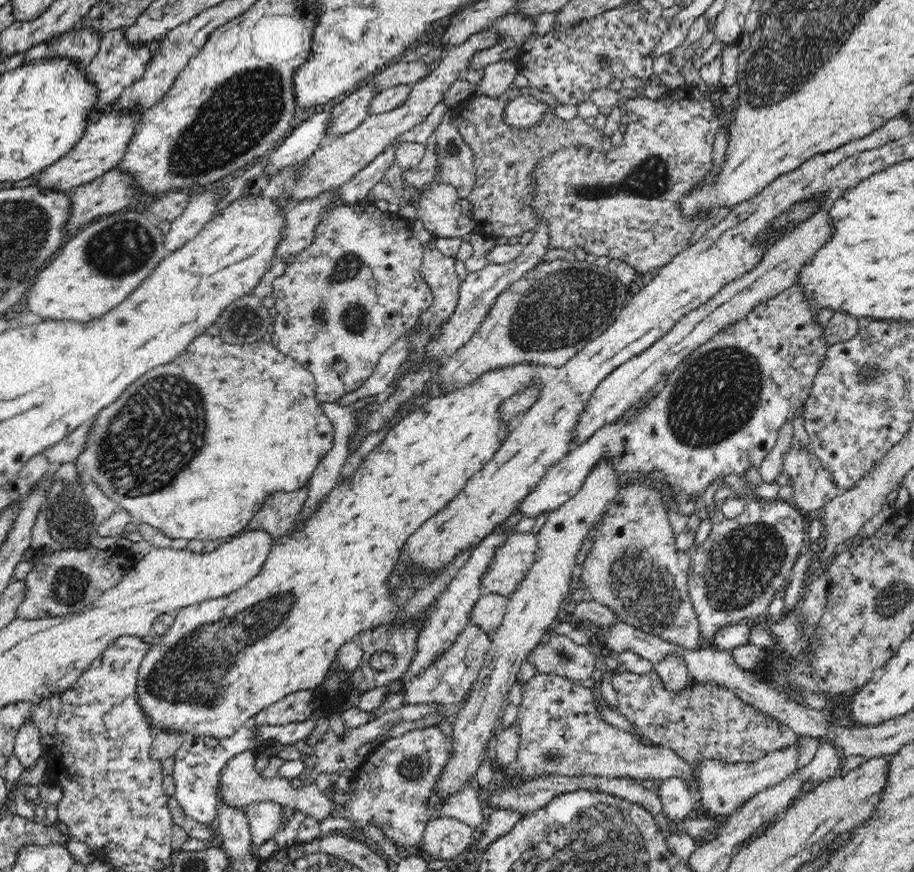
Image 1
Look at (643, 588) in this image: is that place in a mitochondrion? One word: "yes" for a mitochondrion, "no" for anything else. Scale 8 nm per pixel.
yes

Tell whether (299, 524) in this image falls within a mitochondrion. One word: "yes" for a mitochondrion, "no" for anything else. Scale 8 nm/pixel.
no

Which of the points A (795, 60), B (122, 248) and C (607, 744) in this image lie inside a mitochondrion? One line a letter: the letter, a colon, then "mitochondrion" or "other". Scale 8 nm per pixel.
A: mitochondrion
B: mitochondrion
C: other

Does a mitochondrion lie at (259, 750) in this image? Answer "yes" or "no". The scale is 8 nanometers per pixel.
no

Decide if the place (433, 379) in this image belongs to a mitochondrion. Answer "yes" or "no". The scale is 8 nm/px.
no

